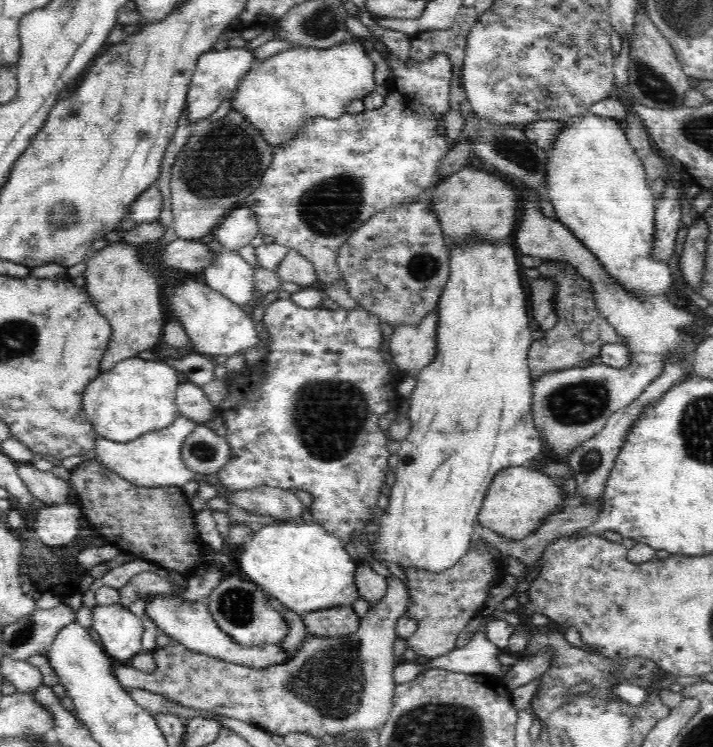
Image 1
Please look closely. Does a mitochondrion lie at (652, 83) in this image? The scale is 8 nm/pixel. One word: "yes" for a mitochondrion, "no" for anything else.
yes

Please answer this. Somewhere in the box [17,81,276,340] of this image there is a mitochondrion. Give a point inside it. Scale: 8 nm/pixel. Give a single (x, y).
(225, 162)

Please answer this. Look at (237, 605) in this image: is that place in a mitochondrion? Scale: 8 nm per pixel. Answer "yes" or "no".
yes

